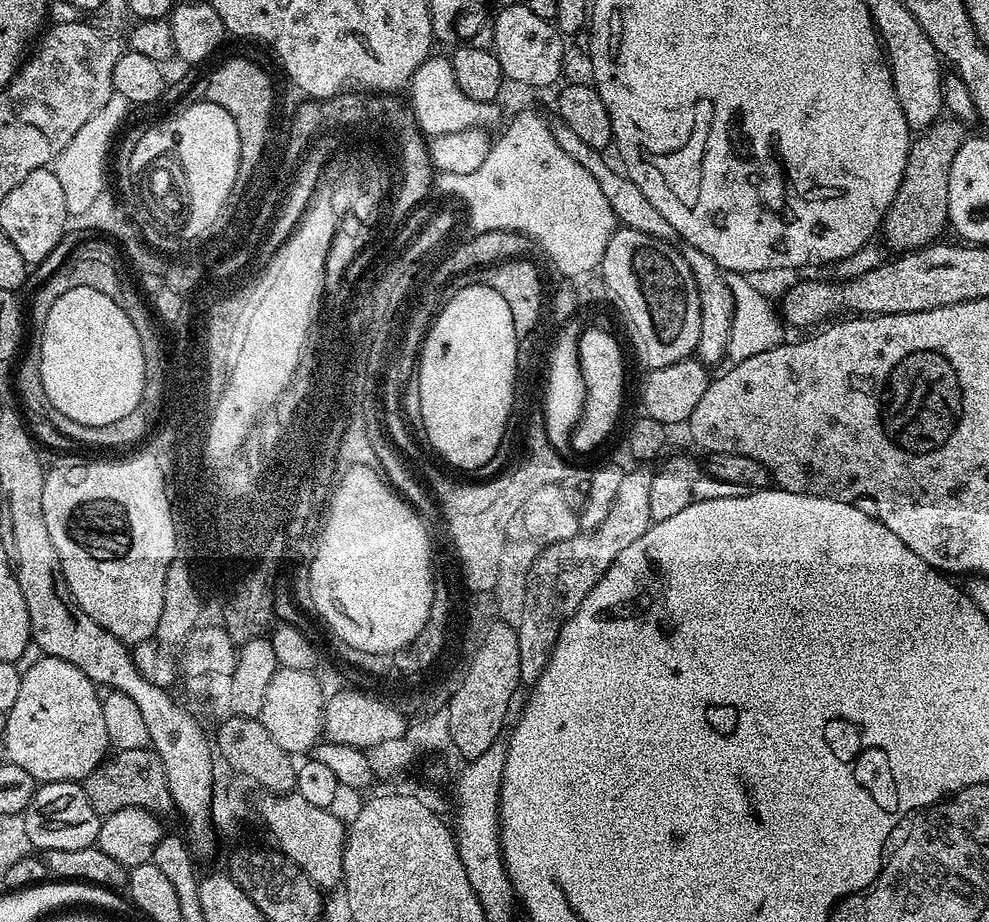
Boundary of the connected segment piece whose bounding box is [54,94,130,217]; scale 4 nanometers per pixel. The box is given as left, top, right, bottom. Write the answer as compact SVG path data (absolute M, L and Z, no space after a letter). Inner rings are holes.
M113 94L106 102L106 106L102 106L102 110L98 110L98 114L94 114L94 118L90 118L90 122L86 122L86 126L82 126L78 134L74 134L70 146L66 146L66 150L62 150L62 154L56 157L54 171L58 182L62 182L62 190L66 194L66 210L69 217L88 208L93 196L99 191L103 158L113 151L112 139L115 138L120 123L127 118L128 111L130 111L128 100ZM72 163L77 168L72 168Z

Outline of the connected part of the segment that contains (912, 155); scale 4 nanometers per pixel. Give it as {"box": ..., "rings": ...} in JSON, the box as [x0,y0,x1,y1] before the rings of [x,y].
{"box":[882,118,966,254],"rings":[[[941,118],[917,136],[920,137],[911,141],[904,177],[898,186],[898,194],[894,194],[894,202],[890,202],[886,210],[882,225],[885,242],[897,248],[895,251],[900,254],[927,248],[946,228],[950,206],[950,166],[954,166],[954,154],[958,154],[966,138],[966,128],[955,118]]]}

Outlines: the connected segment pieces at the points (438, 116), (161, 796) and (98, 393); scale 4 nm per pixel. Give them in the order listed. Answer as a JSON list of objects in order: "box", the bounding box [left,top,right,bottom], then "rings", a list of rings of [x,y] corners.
[{"box":[410,54,501,137],"rings":[[[433,54],[424,60],[422,66],[418,66],[418,70],[412,75],[411,88],[410,107],[416,125],[425,137],[484,130],[489,127],[487,124],[501,123],[500,112],[495,103],[474,102],[474,98],[466,98],[466,94],[458,90],[458,82],[454,82],[452,62],[447,55]]]},{"box":[82,746,173,818],"rings":[[[148,746],[113,751],[82,781],[82,787],[86,798],[90,798],[90,806],[102,818],[123,808],[144,808],[147,812],[164,814],[173,807],[162,762]]]},{"box":[38,286,146,428],"rings":[[[86,286],[66,290],[66,294],[50,306],[50,314],[46,314],[46,322],[39,329],[38,339],[42,386],[50,402],[66,414],[66,418],[91,428],[101,428],[110,422],[125,420],[138,406],[146,379],[144,351],[138,330],[134,330],[134,322],[126,318],[122,306],[118,306],[114,298],[106,298],[106,294],[98,294],[98,290],[90,290]]]}]

